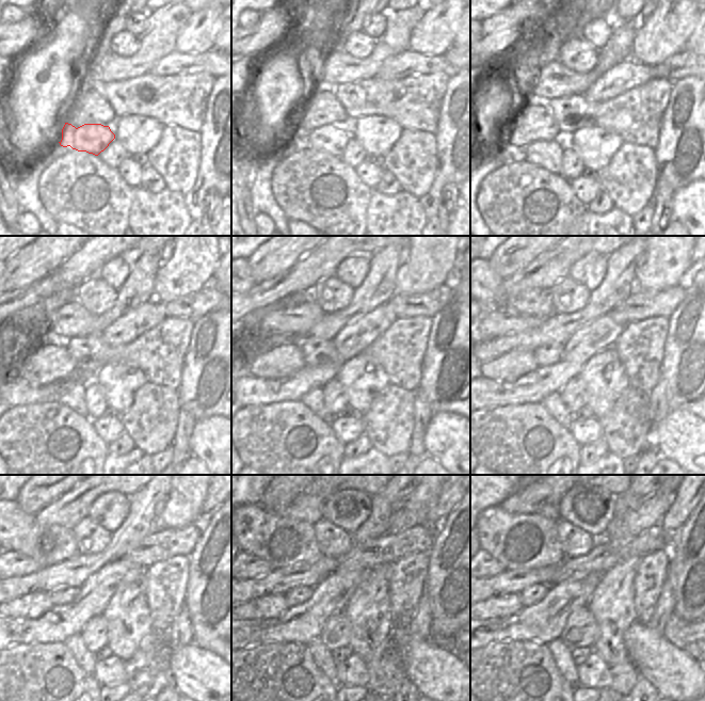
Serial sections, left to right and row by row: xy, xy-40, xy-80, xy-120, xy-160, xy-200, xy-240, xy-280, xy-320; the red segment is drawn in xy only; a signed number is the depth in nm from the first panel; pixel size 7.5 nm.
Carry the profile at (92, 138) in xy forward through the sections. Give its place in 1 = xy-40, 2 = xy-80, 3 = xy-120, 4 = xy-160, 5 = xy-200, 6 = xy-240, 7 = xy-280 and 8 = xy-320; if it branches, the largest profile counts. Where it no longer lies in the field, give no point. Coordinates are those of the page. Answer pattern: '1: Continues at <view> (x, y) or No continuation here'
1: Continues at xy-40 (327, 138)
2: Continues at xy-80 (548, 155)
3: Continues at xy-120 (74, 397)
4: Continues at xy-160 (315, 400)
5: Continues at xy-200 (553, 402)
6: Continues at xy-240 (84, 657)
7: Continues at xy-280 (322, 656)
8: Continues at xy-320 (562, 655).

